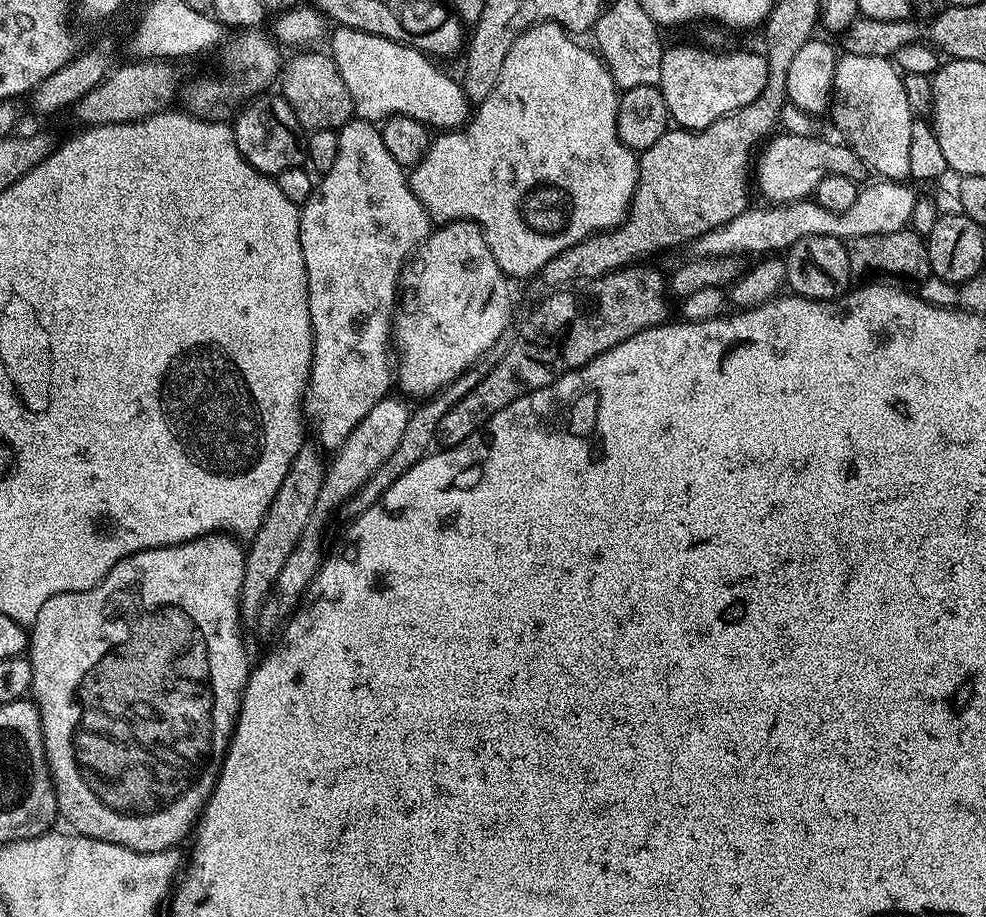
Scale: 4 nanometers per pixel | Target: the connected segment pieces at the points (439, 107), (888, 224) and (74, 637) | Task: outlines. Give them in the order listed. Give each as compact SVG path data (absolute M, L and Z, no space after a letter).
M337 27L335 31L330 55L338 66L338 74L342 74L342 82L346 82L346 90L350 90L352 110L359 119L383 122L390 116L409 116L425 126L440 128L436 130L456 130L469 119L470 103L464 96L461 81L456 78L451 80L442 69L435 68L432 65L435 63L411 43L399 44L399 39L387 40L353 28Z
M883 178L876 182L877 184L865 183L857 191L853 204L841 212L826 210L812 198L777 203L775 206L766 206L768 208L749 207L747 212L729 224L705 234L702 244L709 248L709 253L716 256L740 254L740 251L780 254L806 236L838 236L845 242L851 242L859 236L888 234L909 227L917 193L911 192L907 188L909 185L904 182Z
M213 534L200 536L196 540L187 540L185 544L172 544L169 548L147 548L144 552L135 552L133 556L127 556L119 560L102 582L96 587L81 592L67 592L50 598L38 610L38 618L30 625L30 639L26 649L26 659L32 665L32 684L30 696L34 701L37 711L40 712L40 725L44 735L44 758L48 761L48 772L52 776L52 788L56 791L56 811L61 821L65 820L67 827L73 833L81 836L89 836L102 842L117 844L123 848L129 848L135 852L167 852L177 847L176 843L184 835L193 831L194 825L201 819L204 806L208 797L212 795L217 778L220 777L220 767L224 765L224 758L228 755L228 743L232 741L232 729L236 726L236 717L240 714L240 701L244 694L244 686L248 683L248 652L244 649L244 640L240 637L242 621L240 619L240 591L242 590L242 578L244 577L244 553L243 547L239 548L237 541L228 534Z

